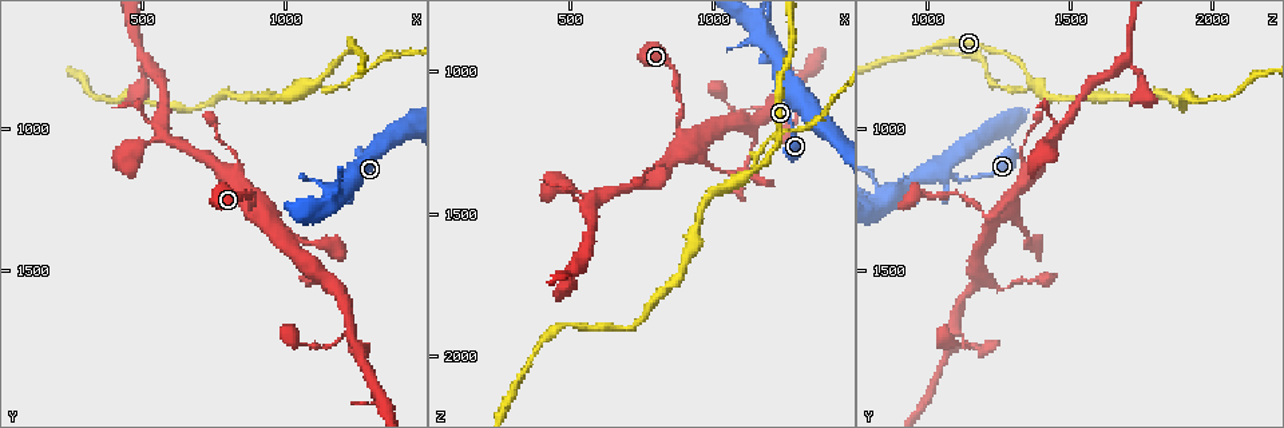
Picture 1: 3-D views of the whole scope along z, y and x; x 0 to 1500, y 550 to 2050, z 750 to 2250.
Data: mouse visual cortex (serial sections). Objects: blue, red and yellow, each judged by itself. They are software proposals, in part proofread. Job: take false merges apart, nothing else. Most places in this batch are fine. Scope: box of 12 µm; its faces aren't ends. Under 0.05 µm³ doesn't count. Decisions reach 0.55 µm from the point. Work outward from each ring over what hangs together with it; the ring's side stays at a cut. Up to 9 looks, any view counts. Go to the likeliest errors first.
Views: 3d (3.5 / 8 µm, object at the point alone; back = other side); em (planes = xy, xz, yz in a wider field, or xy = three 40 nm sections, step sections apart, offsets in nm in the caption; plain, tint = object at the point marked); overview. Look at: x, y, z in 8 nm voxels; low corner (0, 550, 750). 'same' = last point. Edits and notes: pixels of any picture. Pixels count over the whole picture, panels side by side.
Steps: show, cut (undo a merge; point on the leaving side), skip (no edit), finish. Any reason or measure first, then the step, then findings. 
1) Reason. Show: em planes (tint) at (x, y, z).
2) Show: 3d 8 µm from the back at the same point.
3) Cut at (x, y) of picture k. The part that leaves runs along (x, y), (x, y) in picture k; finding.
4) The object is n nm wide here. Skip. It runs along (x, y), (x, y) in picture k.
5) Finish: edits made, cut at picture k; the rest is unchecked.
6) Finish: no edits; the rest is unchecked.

Side arm on a straight run. Show: 3d 8 µm at (1110, 830, 1360).

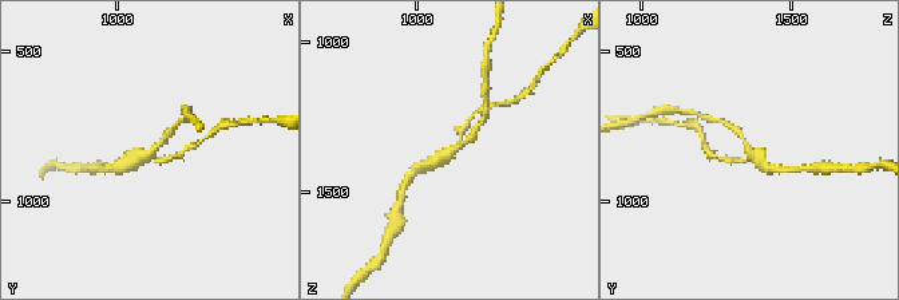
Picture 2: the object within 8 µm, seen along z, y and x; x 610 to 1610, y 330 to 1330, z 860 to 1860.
Shape alone is not enough. Show: em xy step 5 (tint) at (1120, 840, 1360).

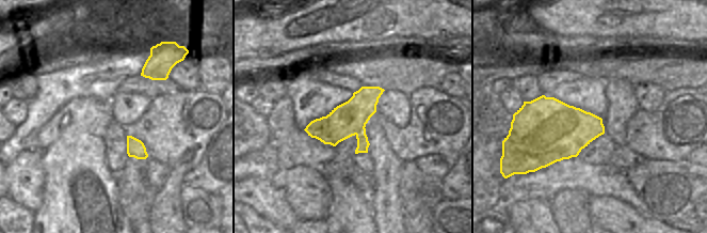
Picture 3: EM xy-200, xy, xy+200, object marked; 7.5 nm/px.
The arms are 150, 200, 350 nm wide. Cut at (727, 160) of picture 2. The part that leaves runs along (747, 160), (712, 157), (707, 149) in picture 2; two cells meet here.

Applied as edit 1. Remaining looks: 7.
Four or more arms meet. Show: 3d 3.5 µm at (900, 1320, 1220).

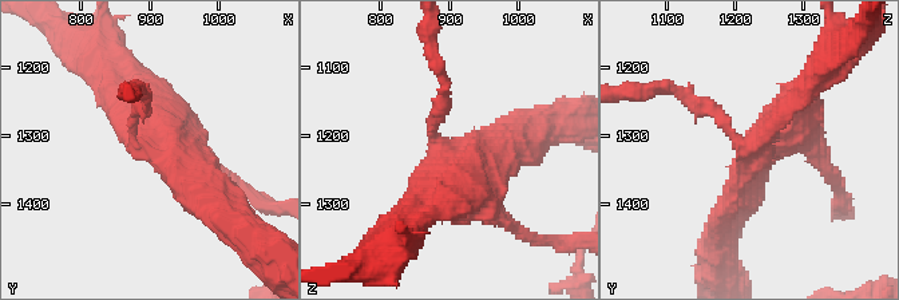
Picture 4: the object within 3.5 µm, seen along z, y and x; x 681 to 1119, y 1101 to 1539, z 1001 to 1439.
Need the tissue. Show: em xy step 1 (tint) at (895, 1320, 1230).

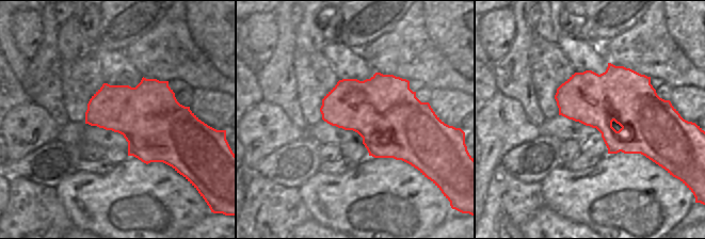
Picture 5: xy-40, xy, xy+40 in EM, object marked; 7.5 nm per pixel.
Skip. It runs along (692, 97), (753, 146), (806, 89) in picture 4; one cell here.

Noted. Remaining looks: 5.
Branch point. Show: 3d 8 µm at (1230, 1700, 1090).

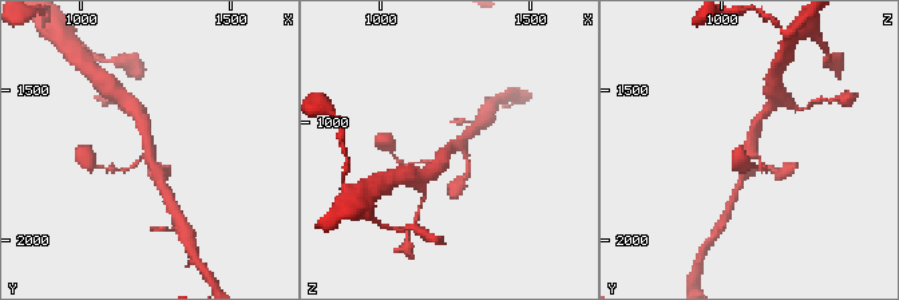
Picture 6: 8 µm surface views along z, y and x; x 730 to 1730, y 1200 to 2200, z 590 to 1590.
3 arms meet here; the arms are 100, 250, 250 nm wide. Show: em planes (tint) at (1220, 1690, 1090).

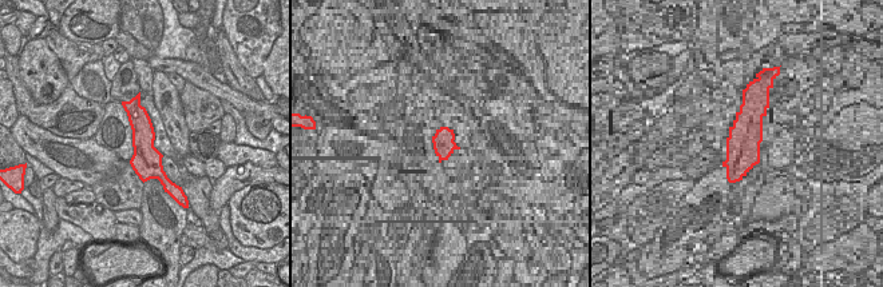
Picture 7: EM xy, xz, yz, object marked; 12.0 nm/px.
The object is 360 nm wide here. Skip. It runs along (139, 115), (149, 157), (163, 181) in picture 6; continuous, no second cell.

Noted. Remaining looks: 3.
Abrupt turn. Show: 3d 3.5 µm at (440, 1080, 1400).

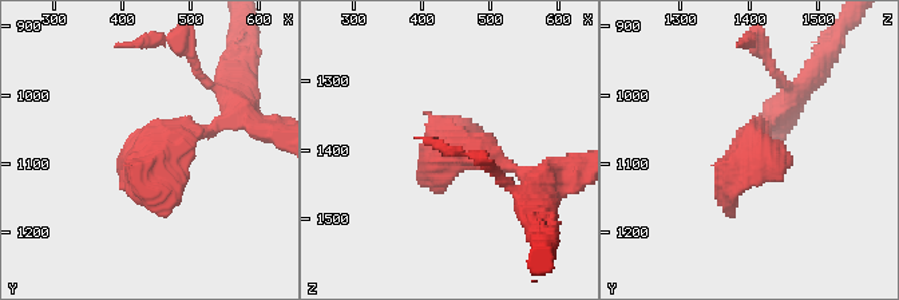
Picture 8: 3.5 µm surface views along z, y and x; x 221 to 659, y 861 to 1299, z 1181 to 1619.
Show: em planes (plain) at (450, 1090, 1395).

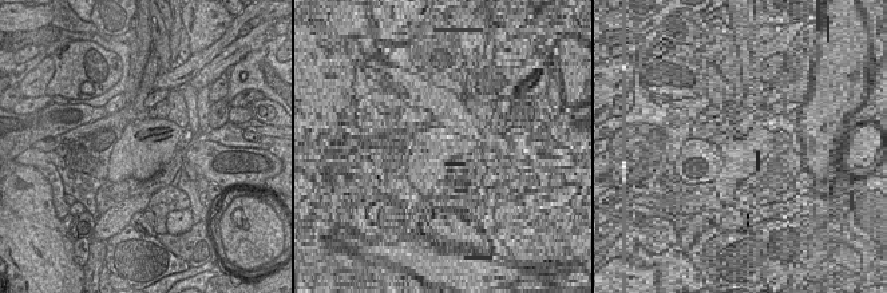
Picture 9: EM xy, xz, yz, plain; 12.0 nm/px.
Show: em planes (tint) at the same point.

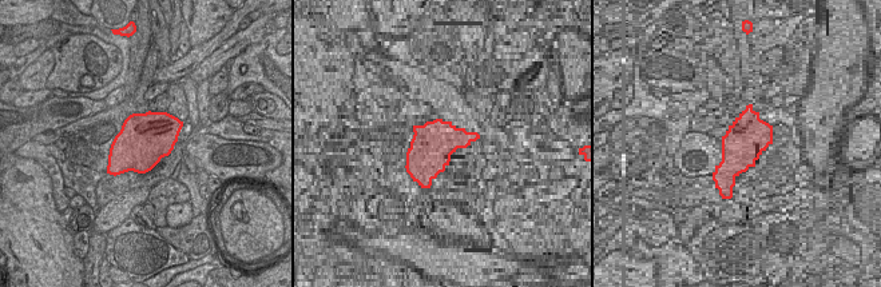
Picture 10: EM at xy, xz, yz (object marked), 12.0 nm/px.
Skip. It runs along (228, 122), (154, 154), (166, 216) in picture 8; one cell here.

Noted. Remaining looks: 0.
Finish: edits made, cut at picture 2; the rest is unchecked.

